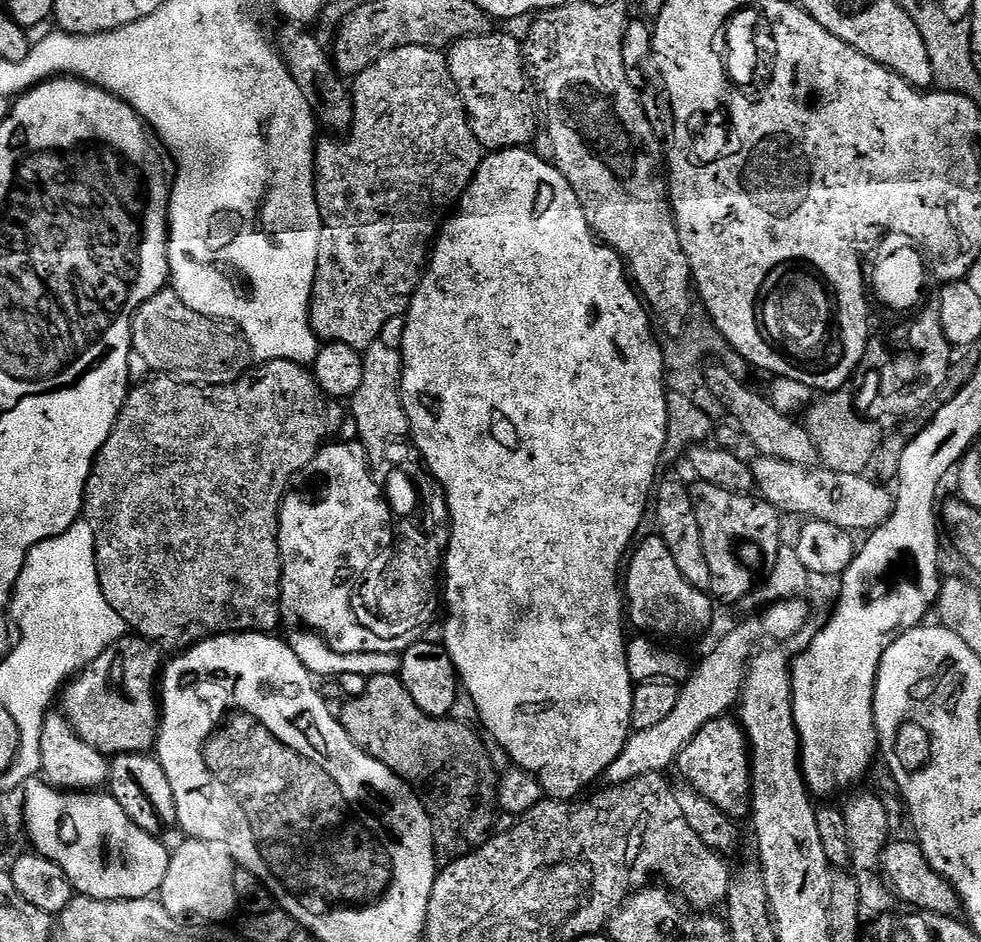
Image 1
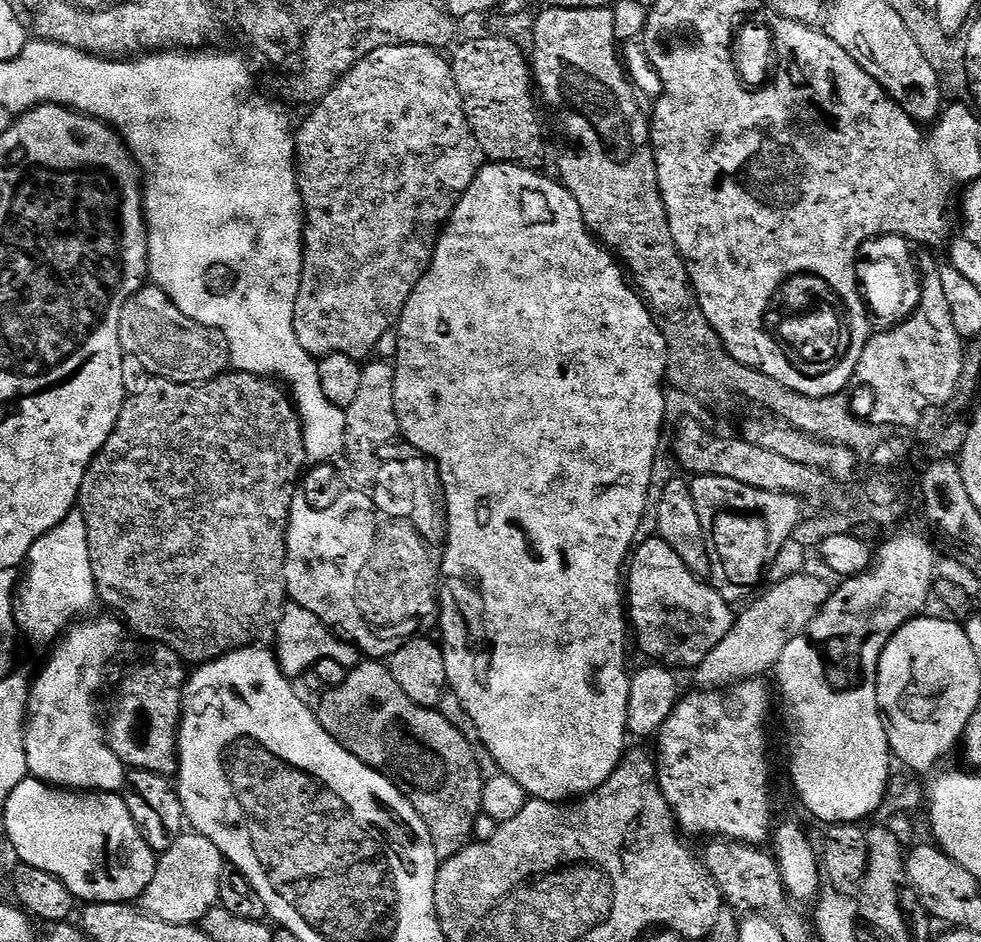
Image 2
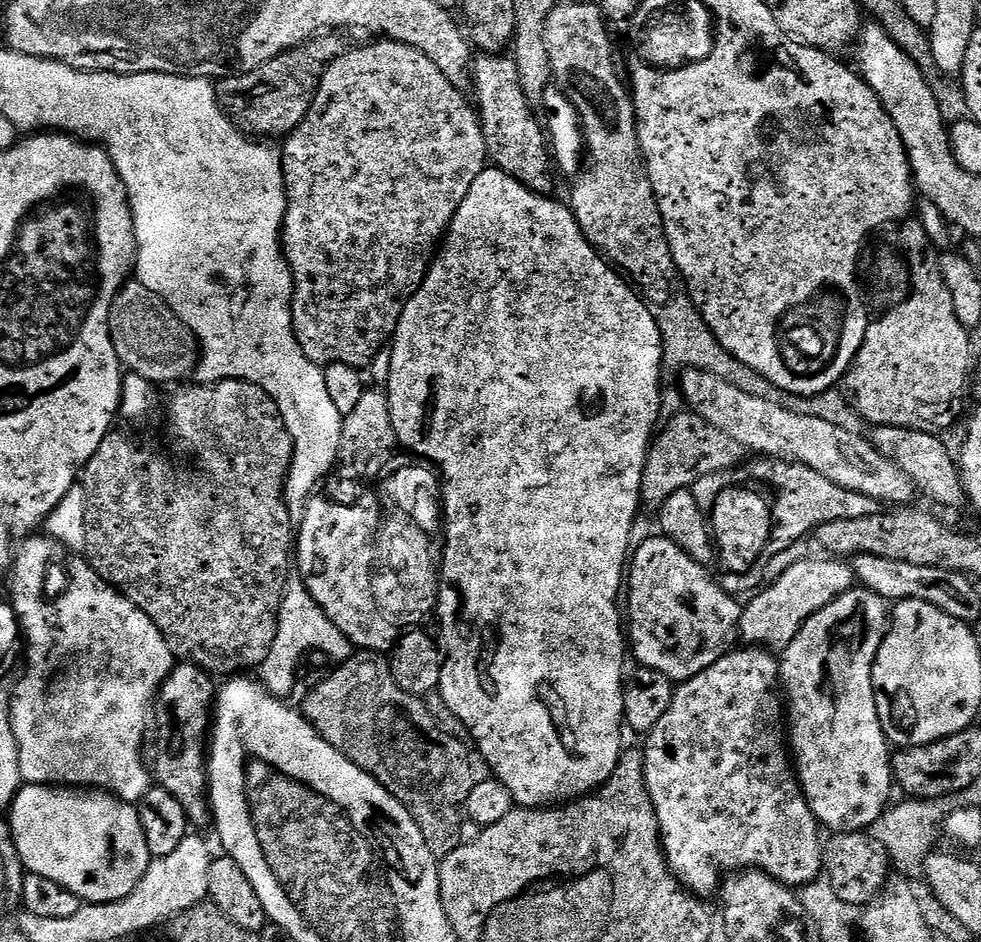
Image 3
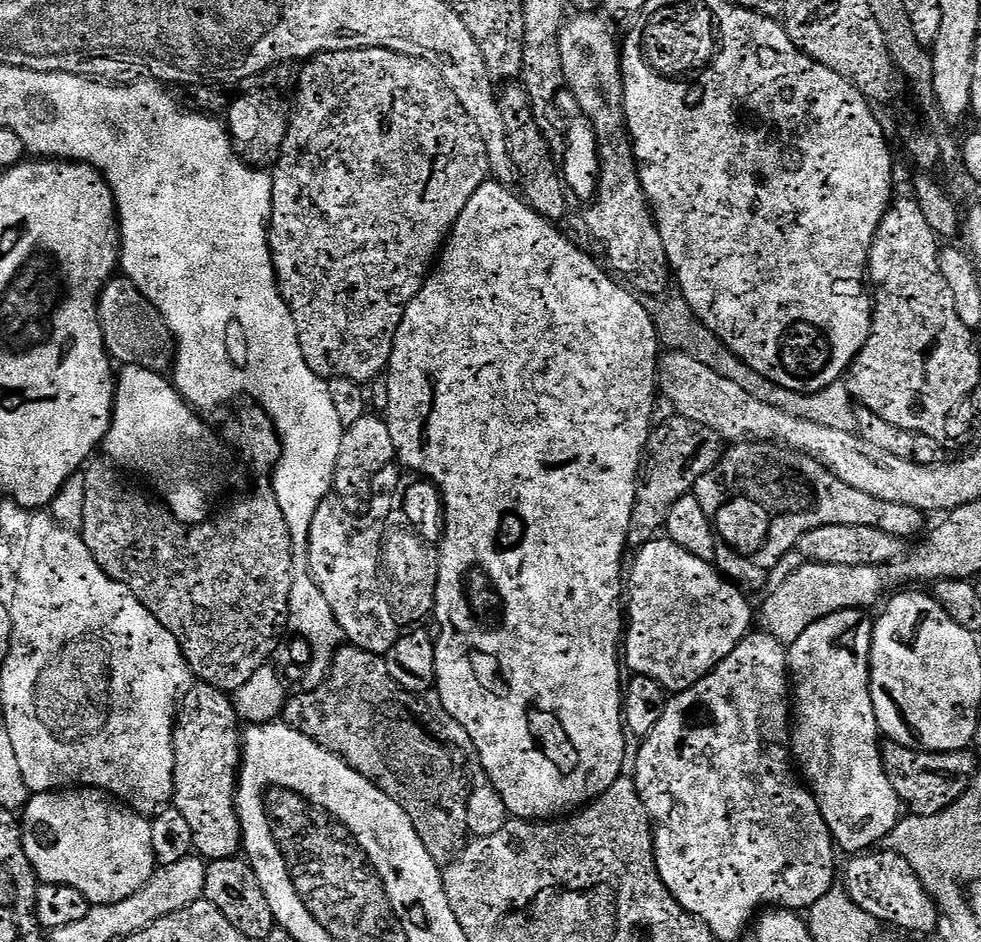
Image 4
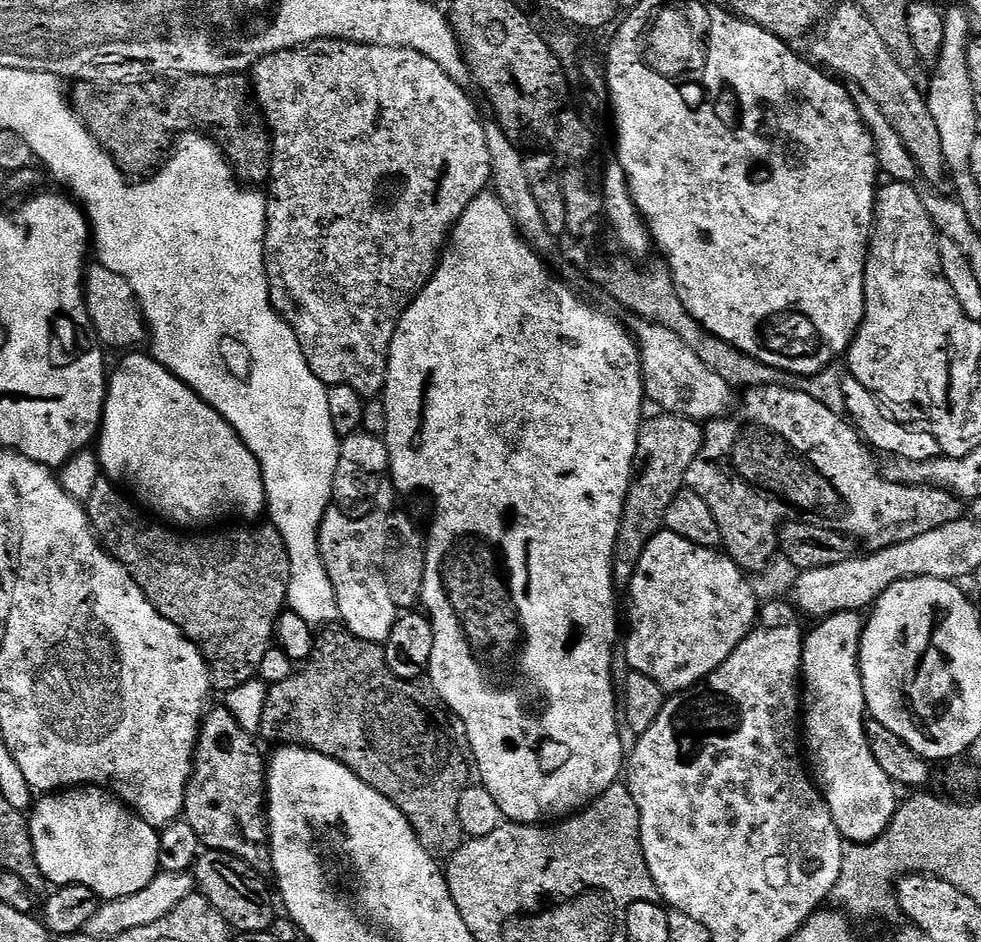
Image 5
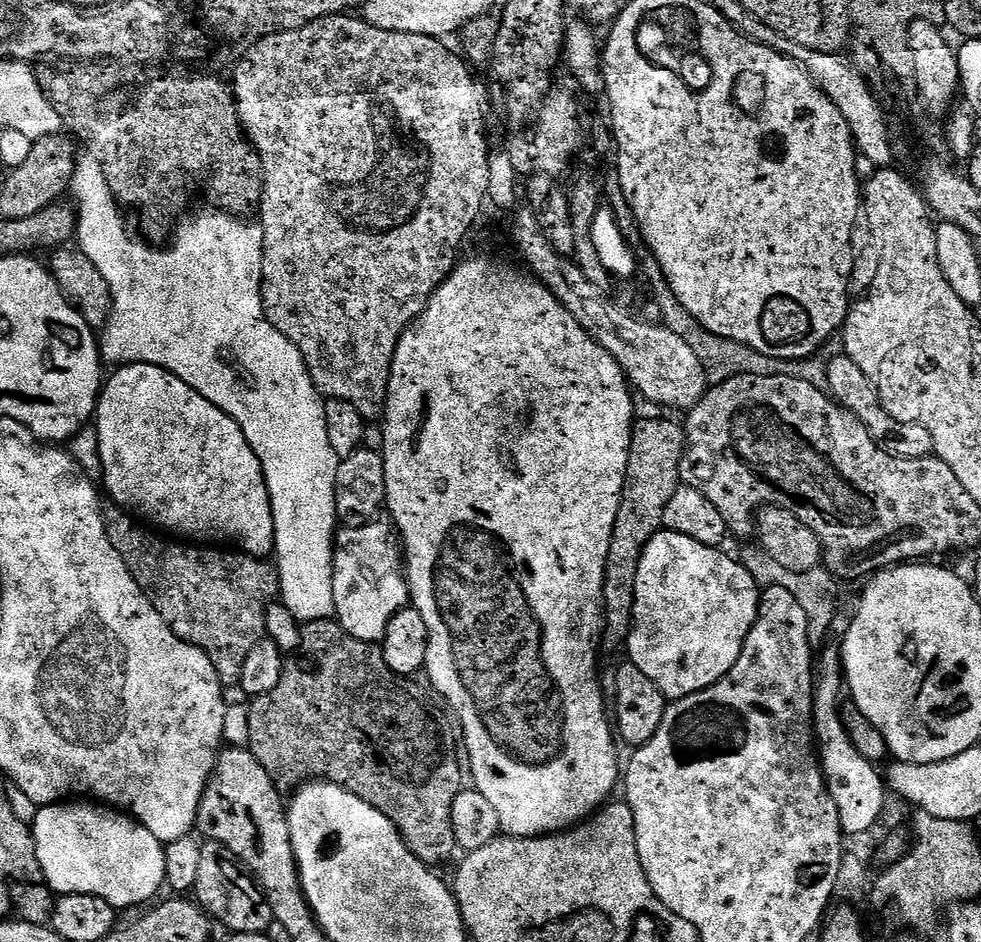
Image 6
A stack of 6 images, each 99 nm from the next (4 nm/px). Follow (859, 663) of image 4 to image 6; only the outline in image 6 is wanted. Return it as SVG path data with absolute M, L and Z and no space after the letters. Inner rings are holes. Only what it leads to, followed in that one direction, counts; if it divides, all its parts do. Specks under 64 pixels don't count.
M825 647L818 656L818 675L814 680L812 693L812 726L816 737L816 747L820 757L820 767L824 770L824 780L838 806L838 818L841 829L847 834L861 833L880 824L880 815L884 812L886 780L878 773L877 765L871 764L850 742L844 724L840 721L840 710L846 700L846 681L842 652L839 647Z

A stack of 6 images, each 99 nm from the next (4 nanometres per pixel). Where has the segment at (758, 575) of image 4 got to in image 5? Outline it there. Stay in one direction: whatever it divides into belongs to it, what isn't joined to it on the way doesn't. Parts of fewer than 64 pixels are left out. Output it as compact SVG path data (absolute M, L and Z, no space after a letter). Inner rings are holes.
M771 384L761 388L747 389L743 393L744 401L741 404L739 401L729 411L727 416L721 416L719 420L711 421L704 428L704 445L702 450L695 456L695 460L687 470L685 478L685 487L689 491L698 494L706 502L706 506L710 507L710 514L714 514L714 518L718 522L720 543L723 551L745 573L755 574L767 569L768 564L777 555L778 533L785 522L797 520L803 524L818 526L822 530L841 532L843 536L855 538L857 541L859 541L858 539L864 540L865 546L868 547L865 549L879 550L889 548L890 546L898 546L902 542L910 542L912 538L918 538L938 526L946 526L961 516L961 501L957 500L951 492L943 492L940 488L930 488L923 484L892 483L887 475L882 474L881 469L880 472L876 469L876 464L872 461L873 453L866 447L860 433L856 431L855 427L843 415L830 410L826 406L822 406L822 402L818 402L818 398L810 398L810 394L801 392L799 387L788 387L784 384Z

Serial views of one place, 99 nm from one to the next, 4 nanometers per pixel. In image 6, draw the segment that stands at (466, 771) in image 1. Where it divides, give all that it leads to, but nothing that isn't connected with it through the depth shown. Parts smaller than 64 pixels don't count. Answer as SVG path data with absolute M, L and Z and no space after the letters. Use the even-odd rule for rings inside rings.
M335 619L331 620L310 620L301 627L300 644L296 647L295 654L289 655L284 661L284 669L278 681L278 686L270 693L262 693L255 697L247 705L248 717L250 718L250 742L248 748L256 755L256 761L270 774L270 778L275 782L281 793L288 794L301 787L305 782L327 782L337 784L350 794L362 798L362 802L370 802L374 810L382 810L390 822L399 830L404 841L408 843L408 849L416 857L429 866L440 866L443 860L448 860L452 852L457 851L456 839L454 838L454 826L452 825L452 807L454 798L462 791L460 784L460 774L464 771L463 765L457 760L460 755L459 743L447 744L444 736L440 733L440 716L436 713L436 708L424 697L424 692L418 685L407 676L396 676L390 666L386 666L383 651L375 643L359 640L349 634L342 625Z

